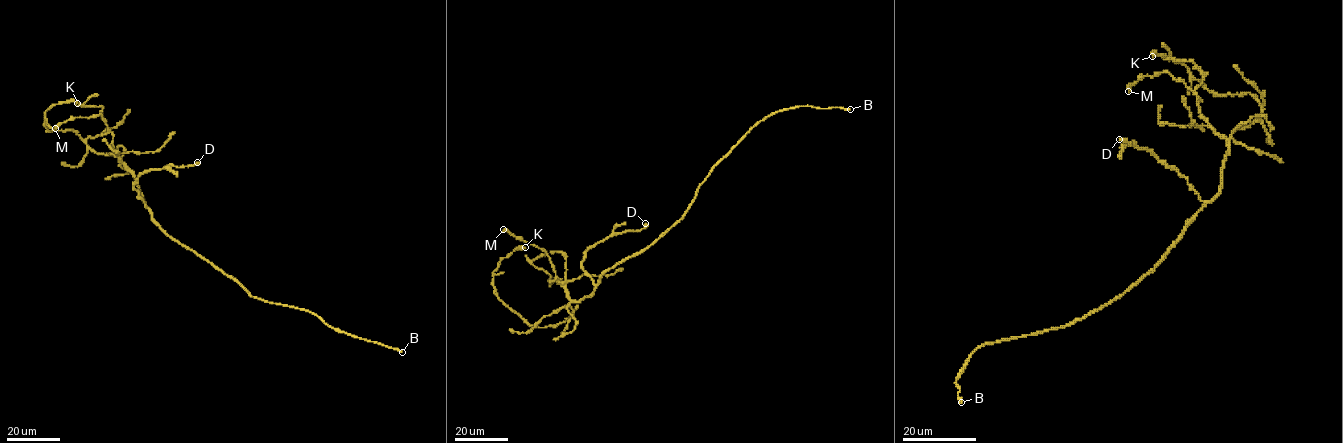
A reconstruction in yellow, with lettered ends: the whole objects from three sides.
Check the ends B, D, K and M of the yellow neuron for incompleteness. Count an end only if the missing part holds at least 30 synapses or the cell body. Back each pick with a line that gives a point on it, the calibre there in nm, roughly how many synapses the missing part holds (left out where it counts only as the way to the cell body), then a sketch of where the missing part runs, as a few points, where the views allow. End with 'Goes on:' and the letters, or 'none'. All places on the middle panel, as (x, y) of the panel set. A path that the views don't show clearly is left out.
B: (850, 109) | 220 nm | 200 syn | (850, 109), (878, 122), (883, 113), (879, 93), (846, 55), (765, 47), (791, 1)
Goes on: B

